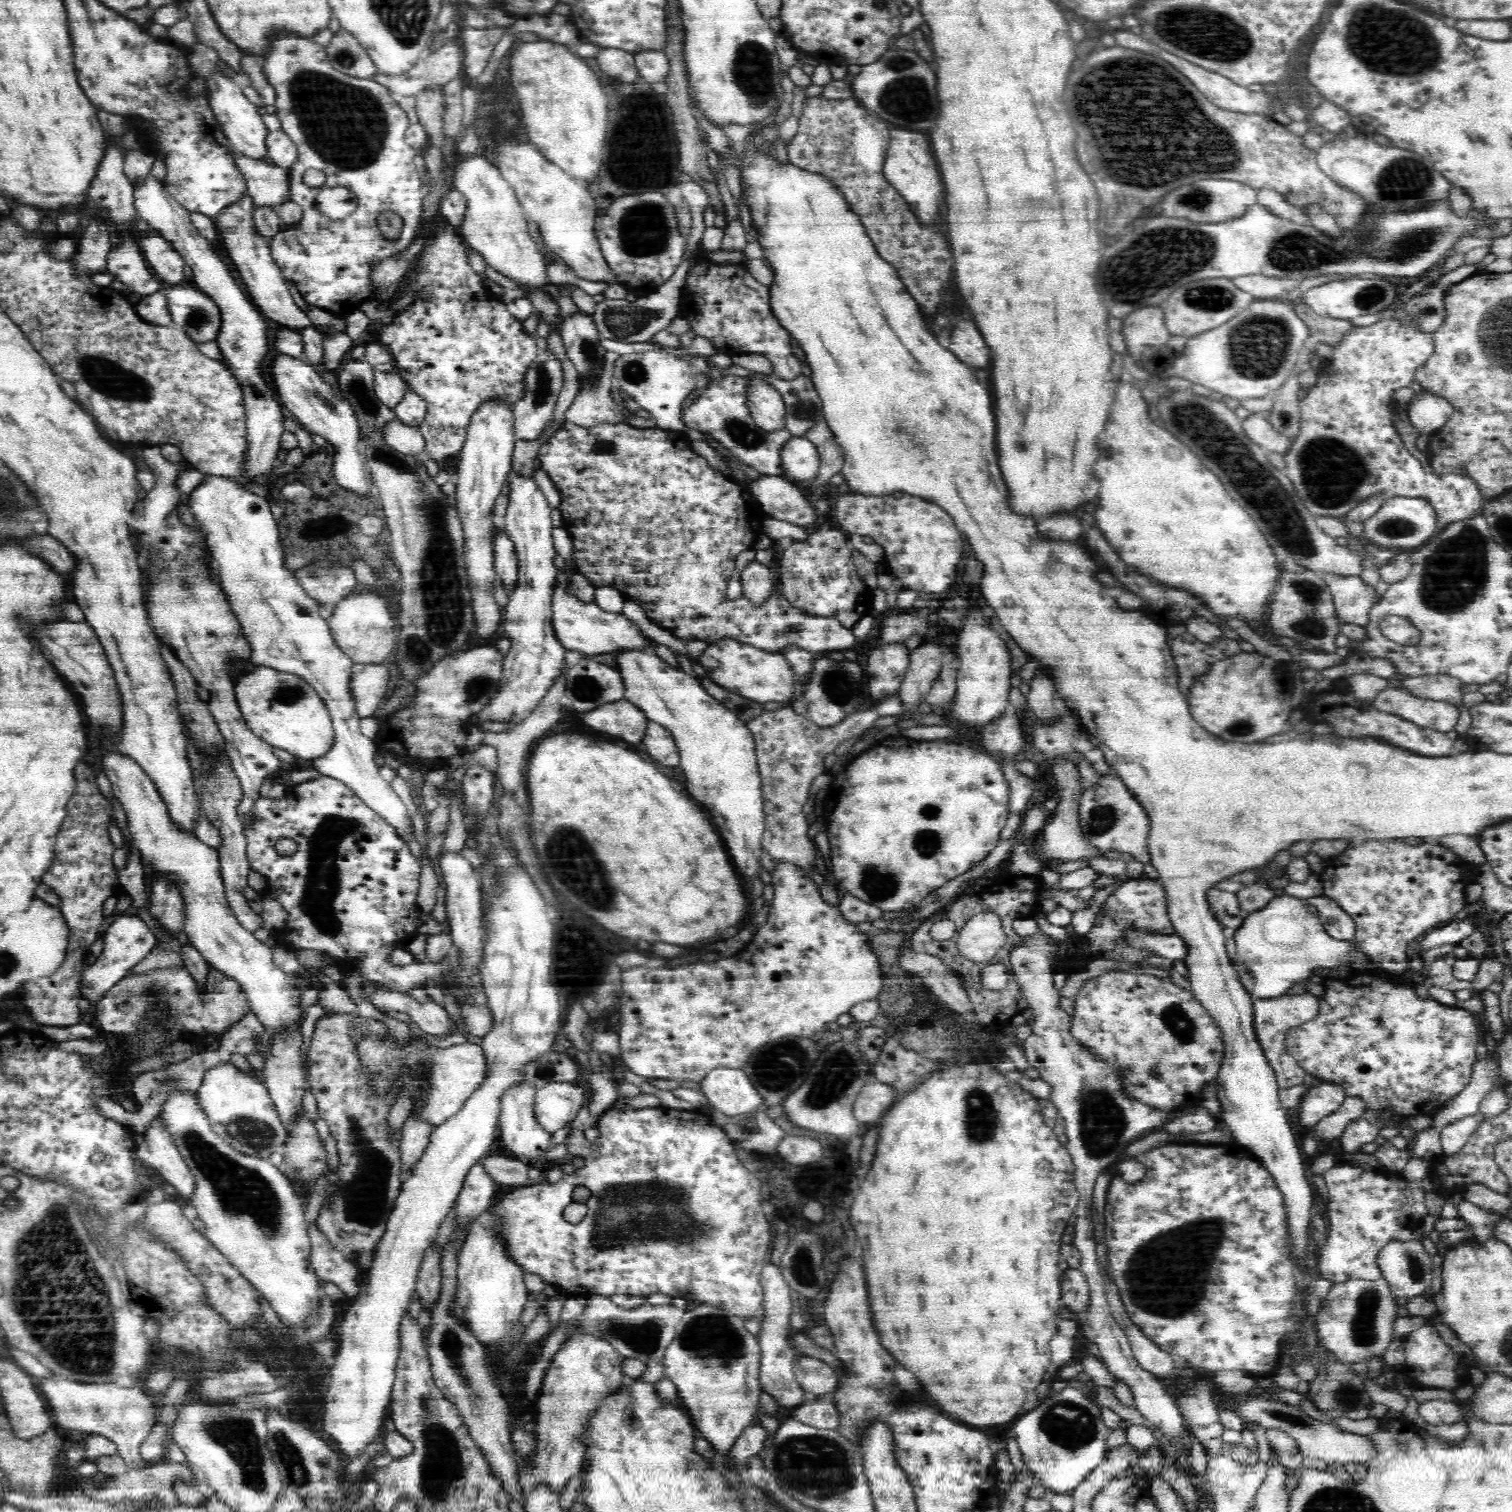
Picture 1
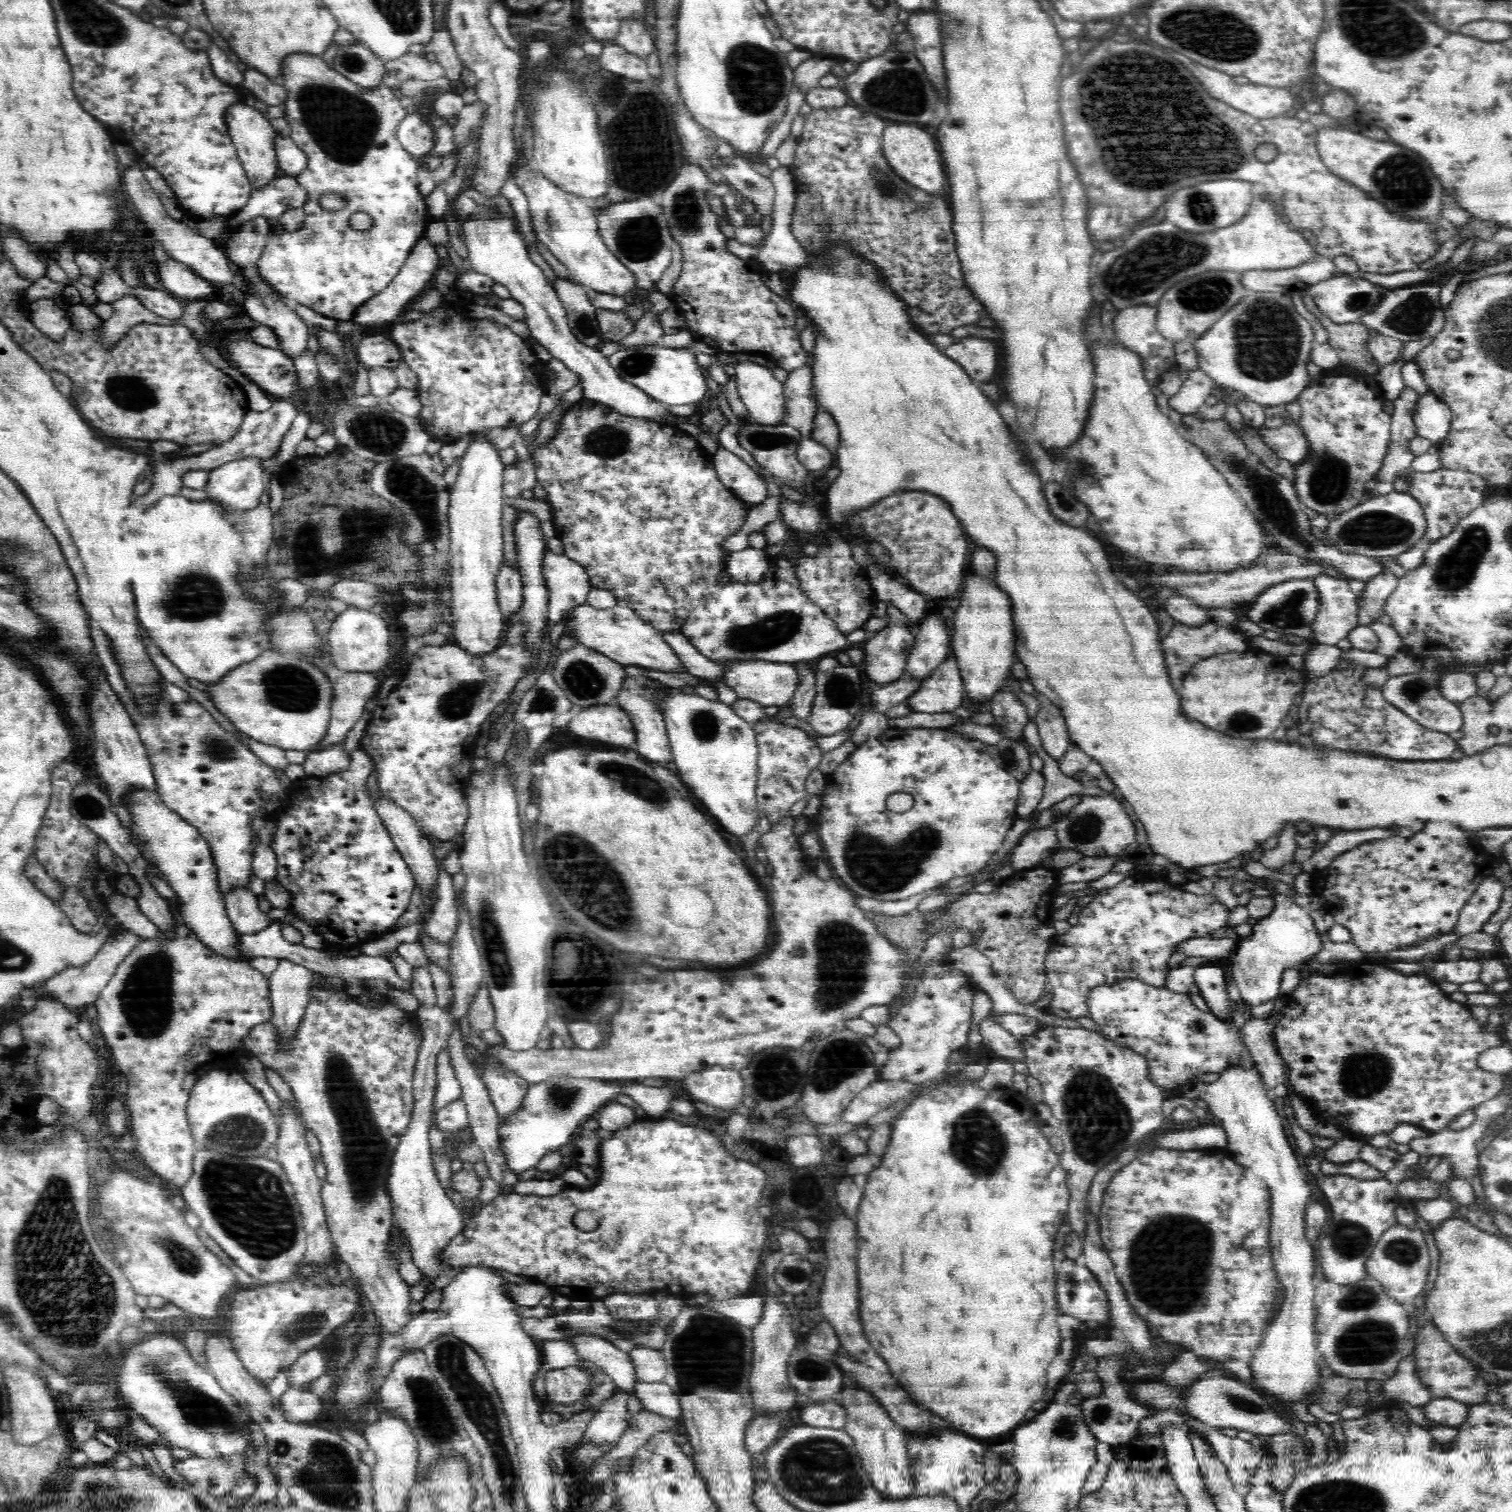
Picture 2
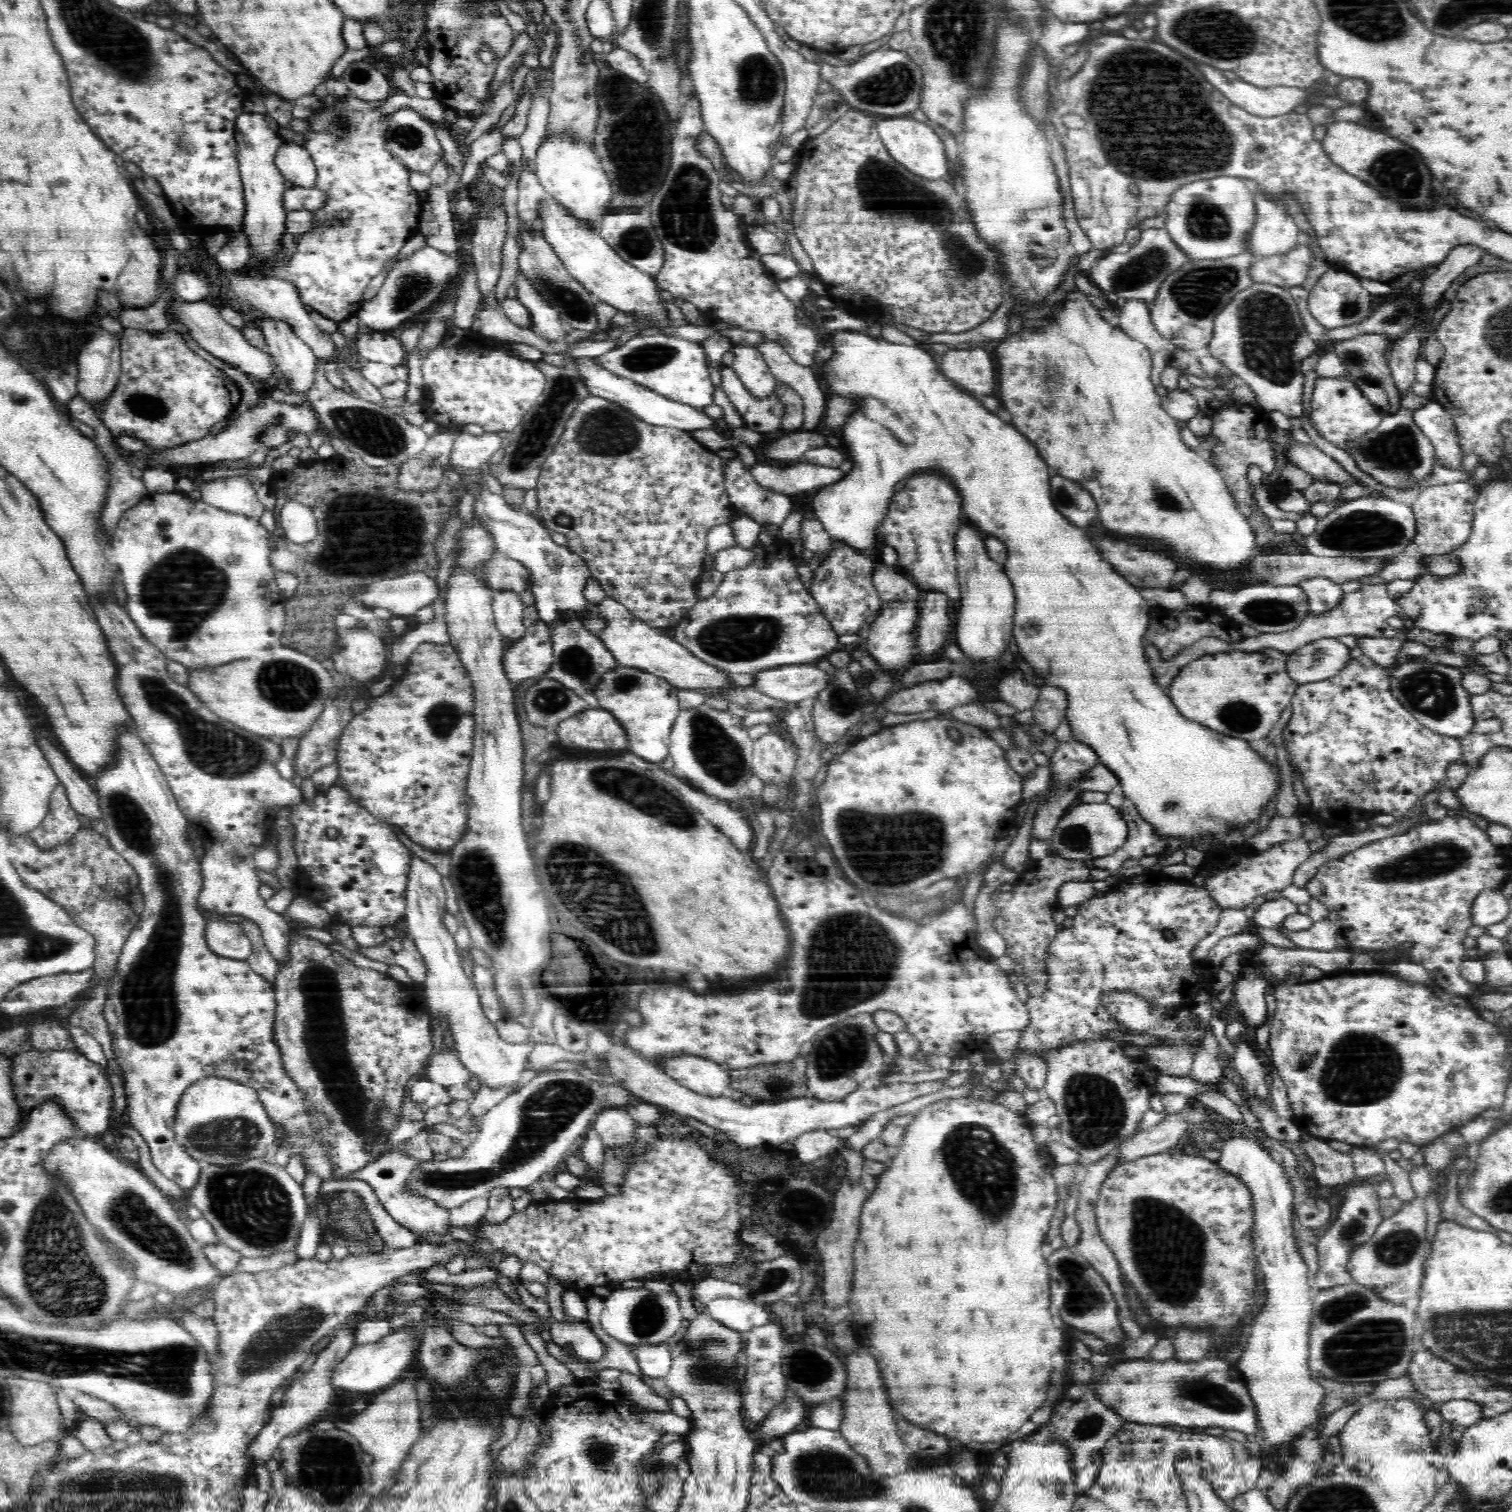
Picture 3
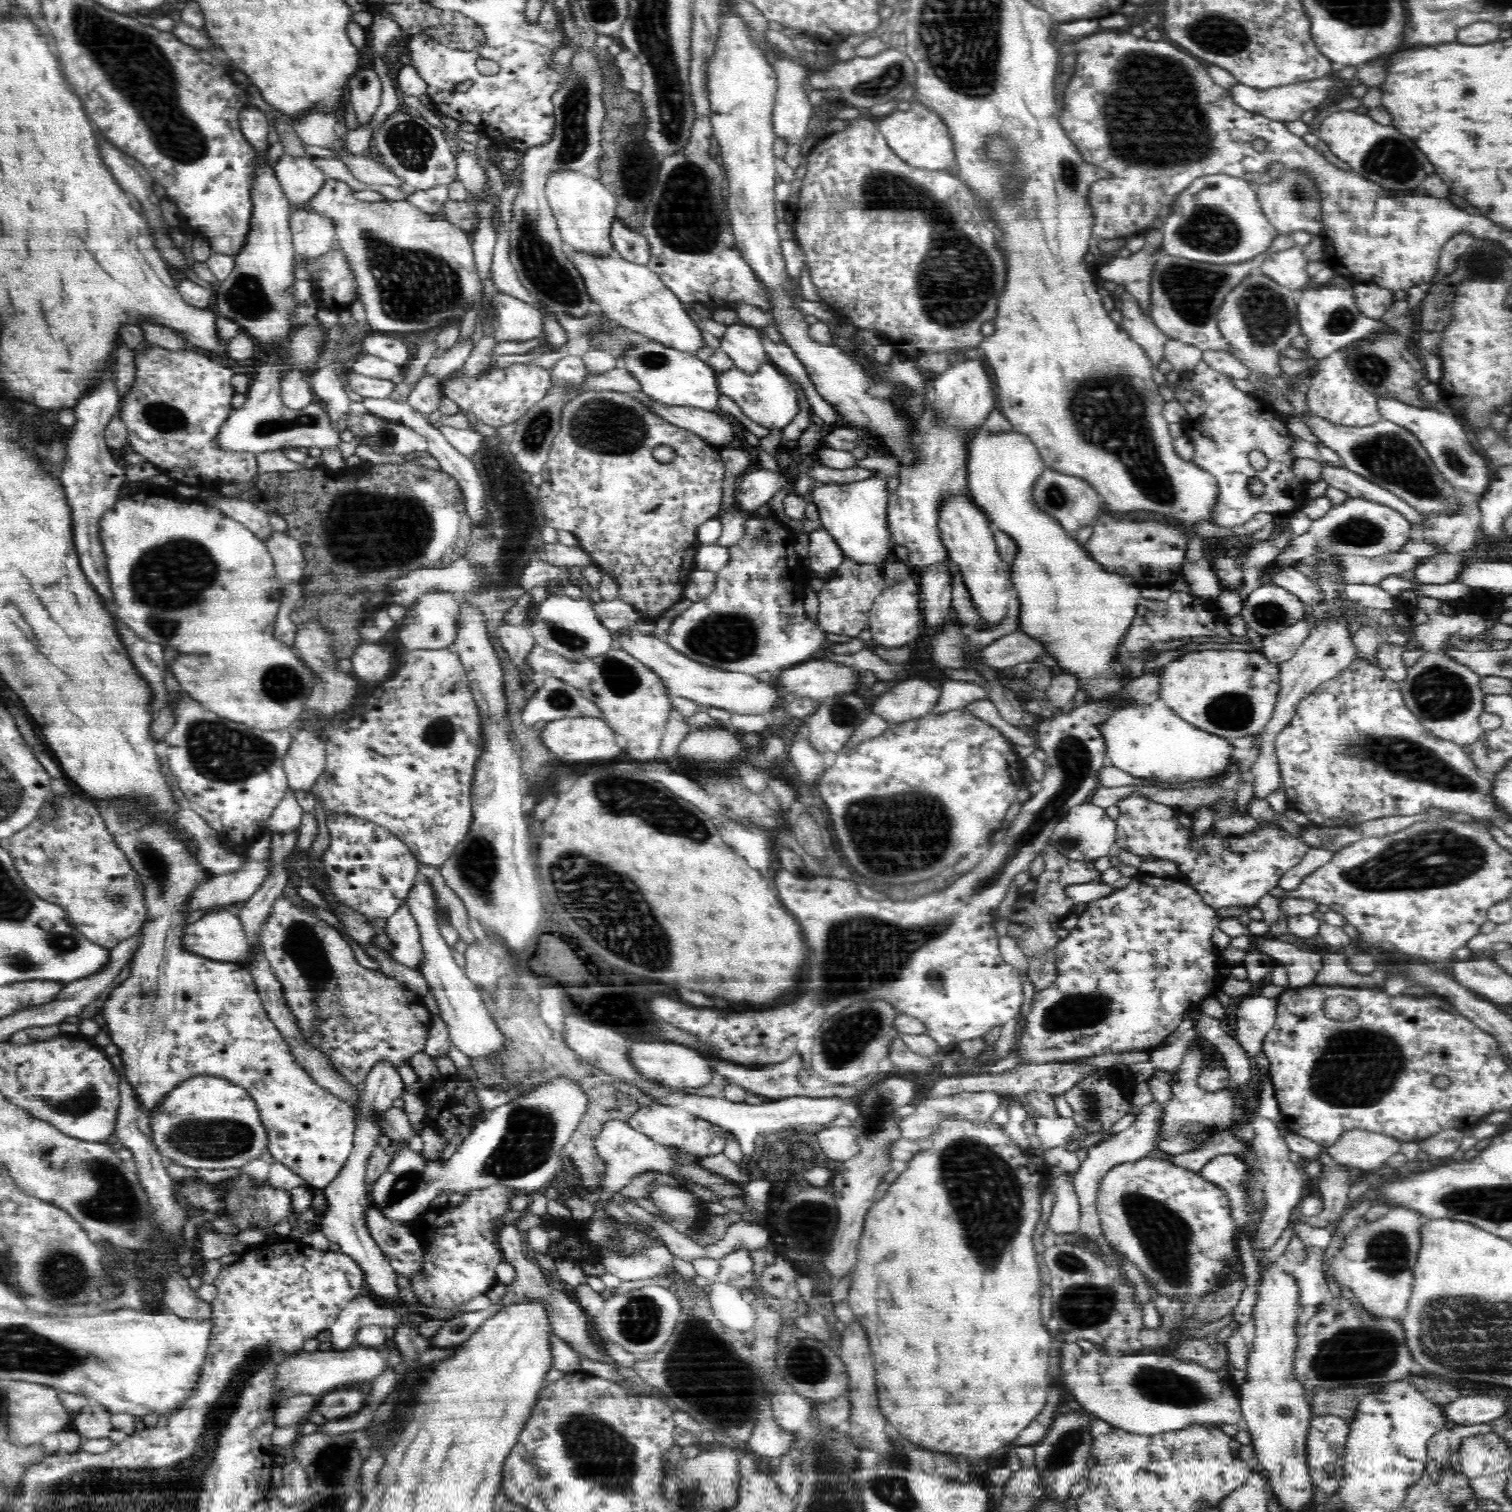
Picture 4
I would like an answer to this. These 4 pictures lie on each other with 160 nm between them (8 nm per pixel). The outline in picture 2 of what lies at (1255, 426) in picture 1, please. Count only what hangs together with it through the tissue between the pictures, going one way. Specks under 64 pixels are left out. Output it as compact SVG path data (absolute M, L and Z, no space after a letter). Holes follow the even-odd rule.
M1286 424L1276 429L1262 426L1258 427L1258 434L1279 458L1284 458L1293 465L1307 460L1310 444L1296 425Z

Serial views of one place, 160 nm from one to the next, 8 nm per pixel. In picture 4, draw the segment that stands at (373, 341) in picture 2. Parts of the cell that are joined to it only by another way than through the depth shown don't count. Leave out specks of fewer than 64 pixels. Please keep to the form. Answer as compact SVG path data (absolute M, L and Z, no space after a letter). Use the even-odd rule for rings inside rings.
M372 334L363 338L363 354L371 354L382 360L393 362L401 367L410 363L411 355L408 354L406 344L390 334Z

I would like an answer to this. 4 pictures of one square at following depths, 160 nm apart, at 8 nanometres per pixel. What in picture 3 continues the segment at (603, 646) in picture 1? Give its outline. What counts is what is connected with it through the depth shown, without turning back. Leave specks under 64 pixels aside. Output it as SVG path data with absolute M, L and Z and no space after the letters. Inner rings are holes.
M606 596L595 611L607 622L600 632L600 638L618 664L647 671L676 686L678 690L702 690L710 696L716 696L720 694L718 690L732 686L728 673L694 657L674 636L664 635L659 629L649 627L644 621L634 618L634 615L614 598Z

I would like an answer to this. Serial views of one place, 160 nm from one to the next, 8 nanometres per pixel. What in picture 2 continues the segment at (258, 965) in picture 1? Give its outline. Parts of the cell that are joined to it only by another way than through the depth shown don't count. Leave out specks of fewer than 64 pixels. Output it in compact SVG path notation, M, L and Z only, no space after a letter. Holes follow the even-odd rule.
M136 789L127 794L126 801L130 804L131 814L134 814L135 837L142 839L146 848L146 861L154 862L161 875L168 879L167 883L177 896L176 909L180 918L216 954L250 963L254 958L240 956L236 950L240 933L226 913L226 896L217 888L216 865L208 841L195 826L169 809L157 792Z

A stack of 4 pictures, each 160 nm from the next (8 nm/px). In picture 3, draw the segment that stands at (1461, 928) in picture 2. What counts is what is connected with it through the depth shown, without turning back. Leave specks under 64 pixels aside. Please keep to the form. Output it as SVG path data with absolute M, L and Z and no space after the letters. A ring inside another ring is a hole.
M1501 888L1484 889L1475 898L1474 908L1471 910L1471 924L1487 927L1502 922L1508 916L1510 909L1511 904Z

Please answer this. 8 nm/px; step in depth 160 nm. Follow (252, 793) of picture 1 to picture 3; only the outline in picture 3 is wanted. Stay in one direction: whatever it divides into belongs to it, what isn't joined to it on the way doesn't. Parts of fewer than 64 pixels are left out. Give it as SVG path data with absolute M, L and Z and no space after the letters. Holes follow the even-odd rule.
M180 492L148 493L136 506L128 508L122 514L111 538L116 540L116 548L120 550L120 554L115 556L127 596L126 612L144 637L156 646L168 661L180 662L186 668L198 670L200 666L221 666L228 662L258 662L264 650L284 646L280 639L285 625L285 608L275 579L277 570L271 565L271 534L259 520L217 509L202 500L190 499Z

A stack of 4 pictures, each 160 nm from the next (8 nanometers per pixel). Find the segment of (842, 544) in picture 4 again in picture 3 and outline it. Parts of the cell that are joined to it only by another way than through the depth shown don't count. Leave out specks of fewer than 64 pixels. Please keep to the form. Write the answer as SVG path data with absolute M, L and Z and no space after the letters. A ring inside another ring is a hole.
M851 329L835 331L825 334L824 351L826 362L823 365L821 374L828 384L833 396L840 398L850 398L850 396L864 397L861 405L854 409L853 412L843 424L842 436L843 441L838 444L845 456L853 462L852 469L844 474L840 481L831 485L820 488L820 492L814 496L814 514L822 523L824 530L836 541L842 542L854 548L872 548L876 542L876 528L883 521L888 512L889 502L896 493L896 484L904 480L909 475L916 474L918 470L944 470L947 478L952 478L951 482L956 482L956 490L963 498L962 509L965 518L976 528L987 534L1001 540L1006 545L1008 553L1007 561L1004 563L1004 572L1008 574L1012 586L1014 586L1015 614L1013 618L1013 637L1019 652L1019 659L1028 663L1032 667L1033 675L1044 679L1045 686L1056 687L1067 696L1067 716L1066 719L1071 728L1071 734L1075 734L1078 740L1082 740L1091 746L1091 749L1098 755L1099 762L1108 770L1111 770L1118 780L1119 786L1125 797L1128 797L1137 808L1138 814L1154 826L1156 834L1163 834L1168 838L1180 838L1184 842L1194 842L1194 840L1215 840L1217 844L1222 843L1220 838L1236 828L1244 830L1250 822L1264 822L1266 819L1264 810L1268 803L1277 800L1277 795L1281 788L1280 772L1278 767L1268 760L1265 760L1260 752L1252 747L1251 742L1241 738L1228 737L1224 734L1216 733L1208 728L1201 726L1188 718L1185 718L1176 708L1176 705L1170 699L1168 692L1161 690L1157 686L1154 676L1152 676L1154 666L1151 665L1145 652L1144 632L1148 630L1149 613L1152 607L1149 602L1142 596L1139 588L1128 582L1122 576L1118 576L1109 562L1100 557L1100 551L1092 544L1092 538L1088 538L1086 528L1078 528L1058 512L1052 502L1050 493L1049 480L1052 477L1050 468L1040 456L1035 444L1028 440L1012 424L1002 422L998 416L994 416L992 411L982 408L982 404L976 398L968 398L966 394L960 394L956 390L956 385L944 377L944 373L939 368L937 357L929 347L916 344L908 346L906 344L896 344L886 341L883 337L873 338L866 332L860 332Z

